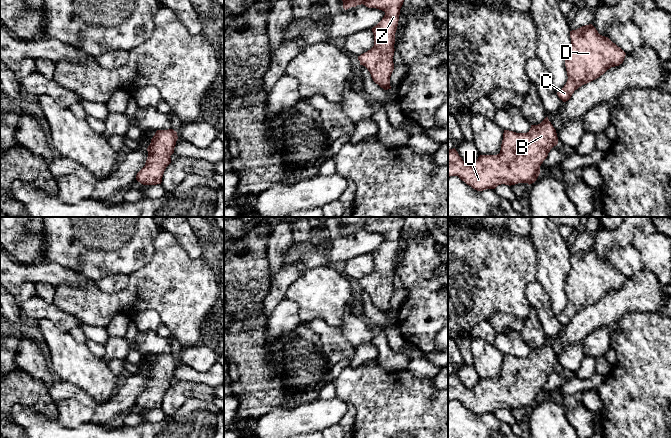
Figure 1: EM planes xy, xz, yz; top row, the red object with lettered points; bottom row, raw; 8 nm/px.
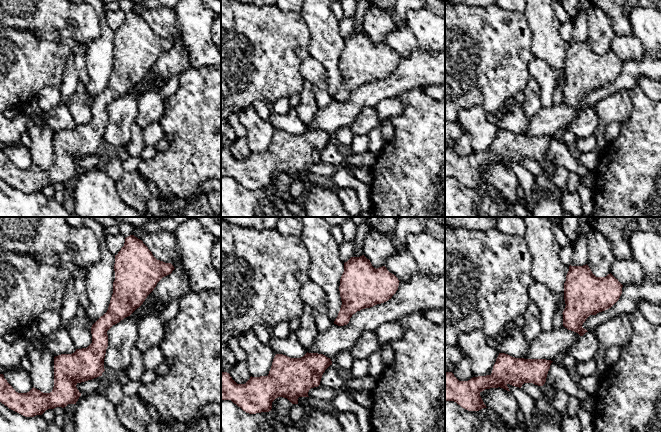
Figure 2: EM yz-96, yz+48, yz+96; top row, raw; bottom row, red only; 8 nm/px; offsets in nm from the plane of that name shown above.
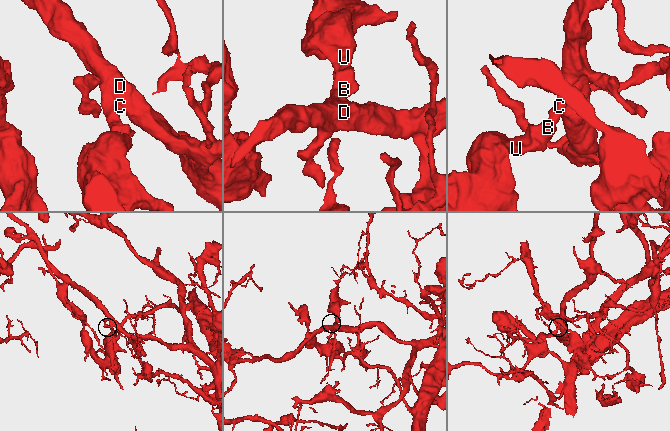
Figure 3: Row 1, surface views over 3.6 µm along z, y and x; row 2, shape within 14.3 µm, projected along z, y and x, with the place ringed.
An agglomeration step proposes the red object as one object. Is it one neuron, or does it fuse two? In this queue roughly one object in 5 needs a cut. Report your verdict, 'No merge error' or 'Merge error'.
No merge error

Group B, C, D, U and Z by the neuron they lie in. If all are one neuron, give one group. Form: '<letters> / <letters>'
B C D U Z

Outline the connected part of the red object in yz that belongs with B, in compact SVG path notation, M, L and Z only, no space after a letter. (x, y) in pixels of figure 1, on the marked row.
M546 117L540 124L531 125L527 133L504 130L500 153L480 155L472 165L465 163L455 148L448 149L448 177L458 176L477 191L495 189L501 184L511 186L518 183L528 183L530 185L537 180L541 164L557 144L556 130Z

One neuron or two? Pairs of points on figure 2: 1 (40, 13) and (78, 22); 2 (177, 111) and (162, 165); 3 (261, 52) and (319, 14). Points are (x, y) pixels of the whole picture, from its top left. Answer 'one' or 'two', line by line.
1: one
2: one
3: two

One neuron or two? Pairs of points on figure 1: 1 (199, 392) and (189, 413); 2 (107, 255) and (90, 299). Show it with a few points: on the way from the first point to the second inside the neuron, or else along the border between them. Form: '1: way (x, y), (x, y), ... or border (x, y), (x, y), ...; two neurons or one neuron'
1: border (213, 403), (207, 400), (189, 398), (176, 412); two neurons
2: border (88, 277), (96, 282); two neurons

